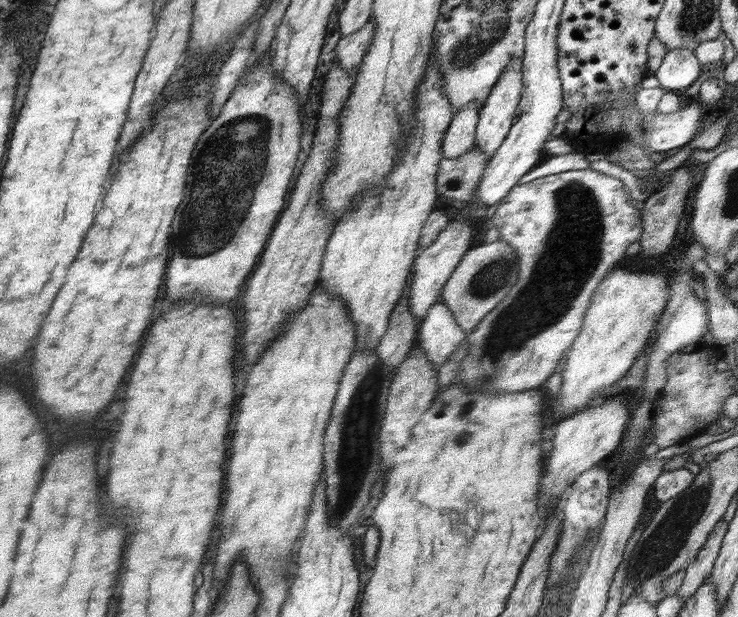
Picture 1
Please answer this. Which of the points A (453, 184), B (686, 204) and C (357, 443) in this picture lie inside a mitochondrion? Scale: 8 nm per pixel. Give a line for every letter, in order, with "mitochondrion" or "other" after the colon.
A: other
B: other
C: mitochondrion

